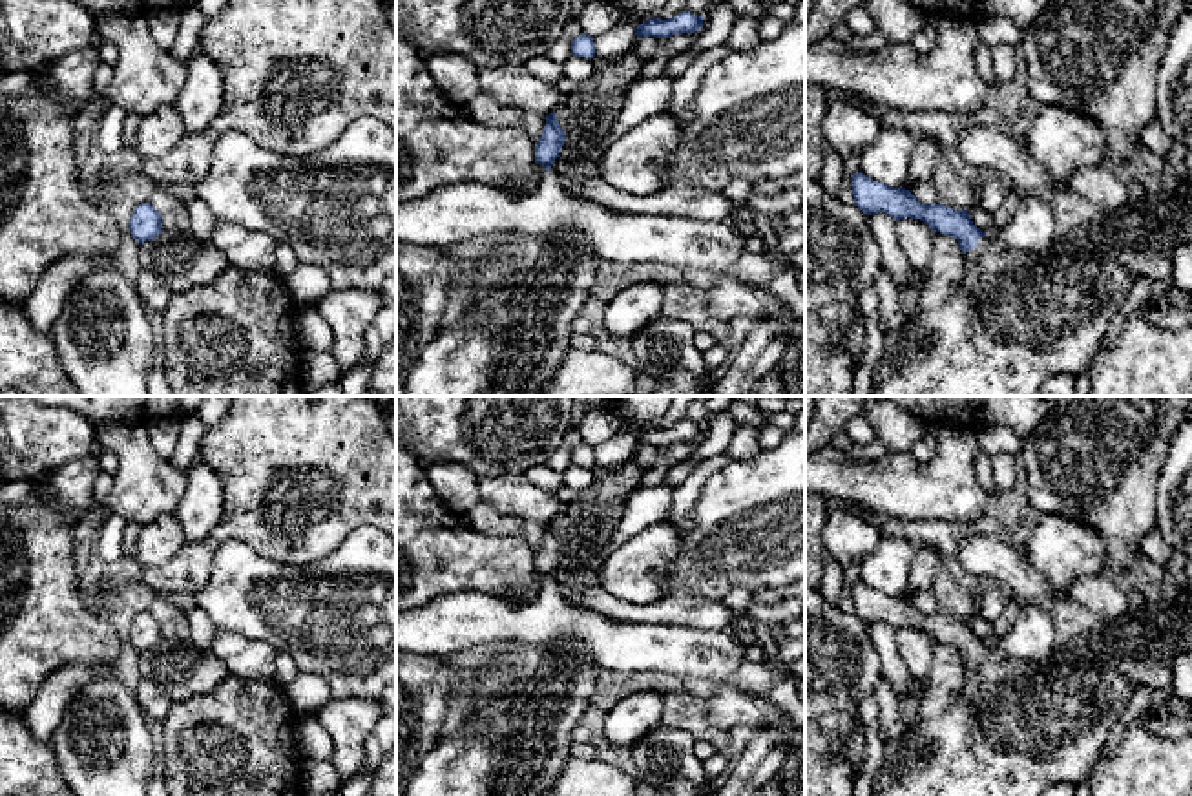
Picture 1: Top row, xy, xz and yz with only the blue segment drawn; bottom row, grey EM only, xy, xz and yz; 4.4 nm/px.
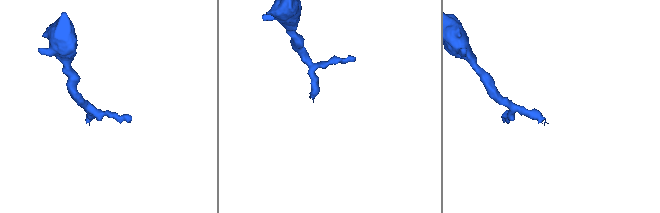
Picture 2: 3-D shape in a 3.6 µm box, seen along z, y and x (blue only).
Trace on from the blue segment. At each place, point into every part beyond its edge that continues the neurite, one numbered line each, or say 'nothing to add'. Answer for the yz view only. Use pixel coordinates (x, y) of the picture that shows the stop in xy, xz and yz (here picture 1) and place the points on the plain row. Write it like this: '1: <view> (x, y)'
1: yz (1015, 727)

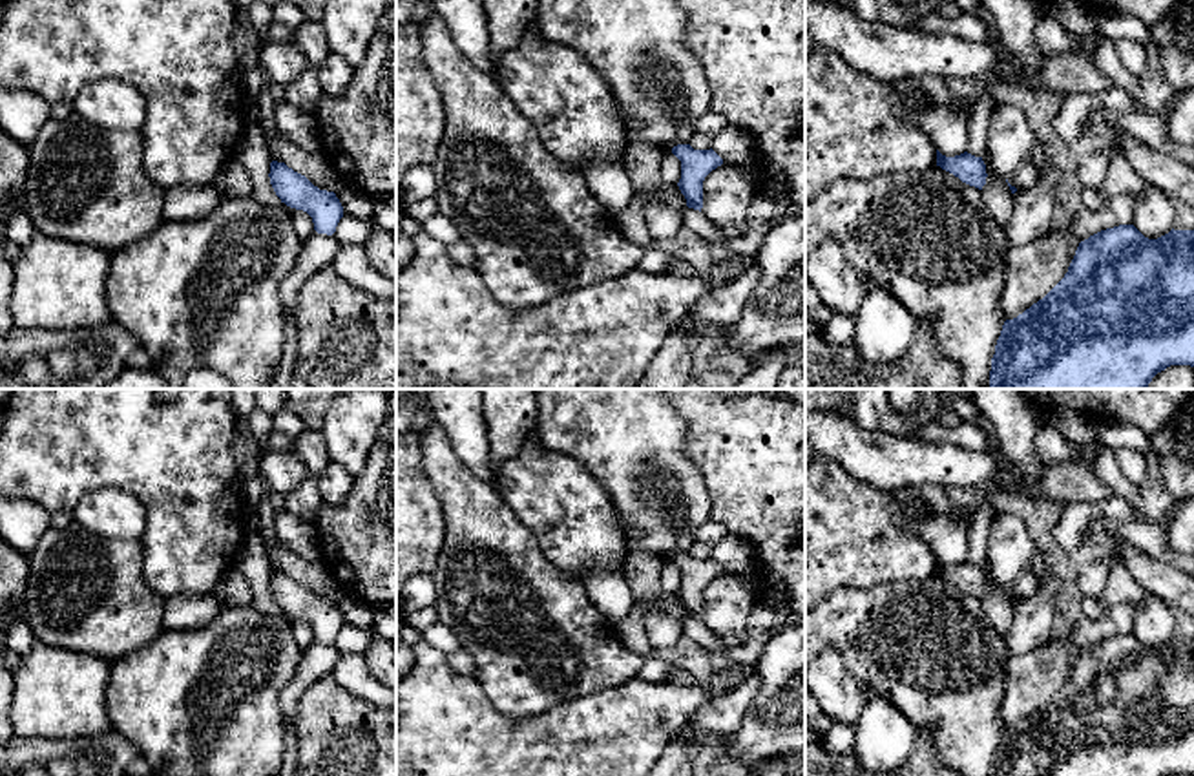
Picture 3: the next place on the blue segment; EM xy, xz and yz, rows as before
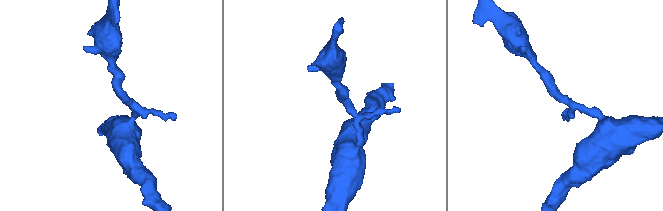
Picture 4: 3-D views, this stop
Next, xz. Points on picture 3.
nothing to add

